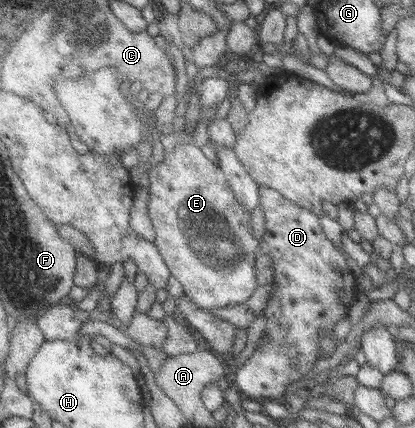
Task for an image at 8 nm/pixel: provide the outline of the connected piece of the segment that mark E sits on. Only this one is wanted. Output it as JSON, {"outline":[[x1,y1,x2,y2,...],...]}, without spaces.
{"outline":[[187,138,176,142,171,151,164,152,161,162,149,169,147,180,147,216,155,231,152,244,170,276,181,285,184,296,197,308,208,311,245,303,257,286,254,257,263,250,249,225,250,213,235,201,235,195,218,166,207,160,199,147]]}

